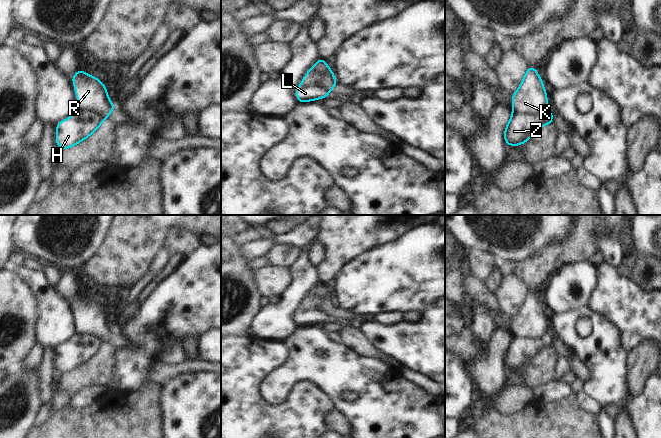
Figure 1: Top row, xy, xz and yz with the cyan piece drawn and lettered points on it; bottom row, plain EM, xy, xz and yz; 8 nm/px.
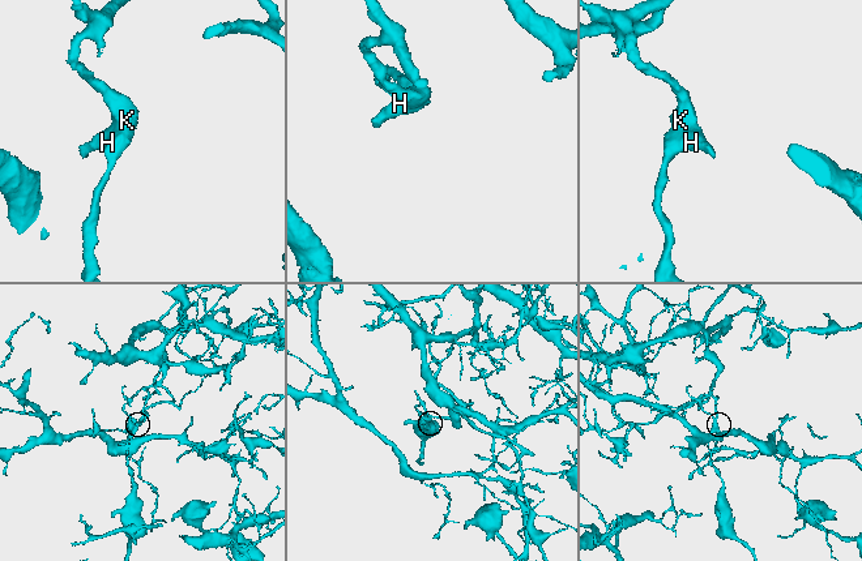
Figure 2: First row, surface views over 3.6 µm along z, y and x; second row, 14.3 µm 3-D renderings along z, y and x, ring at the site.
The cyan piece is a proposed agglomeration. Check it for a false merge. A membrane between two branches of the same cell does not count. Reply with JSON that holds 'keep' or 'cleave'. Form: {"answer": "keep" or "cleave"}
{"answer": "cleave"}

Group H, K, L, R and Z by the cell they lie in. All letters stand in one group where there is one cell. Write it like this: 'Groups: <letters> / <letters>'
Groups: H L Z / K R

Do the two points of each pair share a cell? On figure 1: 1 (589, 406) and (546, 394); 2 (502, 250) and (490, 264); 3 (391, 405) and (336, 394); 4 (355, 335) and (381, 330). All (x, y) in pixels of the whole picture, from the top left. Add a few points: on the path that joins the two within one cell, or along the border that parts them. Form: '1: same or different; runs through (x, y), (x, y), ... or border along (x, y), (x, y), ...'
1: same; runs through (578, 396), (557, 394)
2: different; border along (473, 250), (488, 252), (500, 262)
3: same; runs through (377, 405), (349, 405)
4: different; border along (360, 329), (380, 349)

